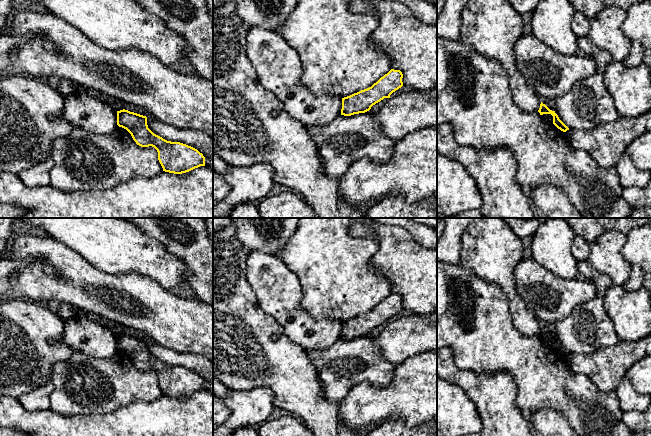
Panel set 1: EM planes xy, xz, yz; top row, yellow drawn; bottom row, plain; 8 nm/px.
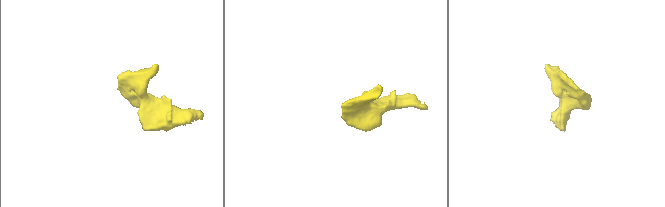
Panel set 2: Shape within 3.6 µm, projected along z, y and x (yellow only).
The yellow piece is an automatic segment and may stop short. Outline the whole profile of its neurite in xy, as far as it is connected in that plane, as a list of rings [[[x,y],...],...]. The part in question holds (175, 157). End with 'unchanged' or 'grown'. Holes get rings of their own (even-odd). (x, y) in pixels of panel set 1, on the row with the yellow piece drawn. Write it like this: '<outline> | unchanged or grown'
[[[123,109],[117,111],[117,125],[126,129],[137,145],[154,147],[165,172],[182,174],[205,166],[205,157],[197,149],[154,134],[148,128],[146,116]]] | unchanged

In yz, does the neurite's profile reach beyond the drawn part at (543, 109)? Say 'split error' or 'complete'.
complete

